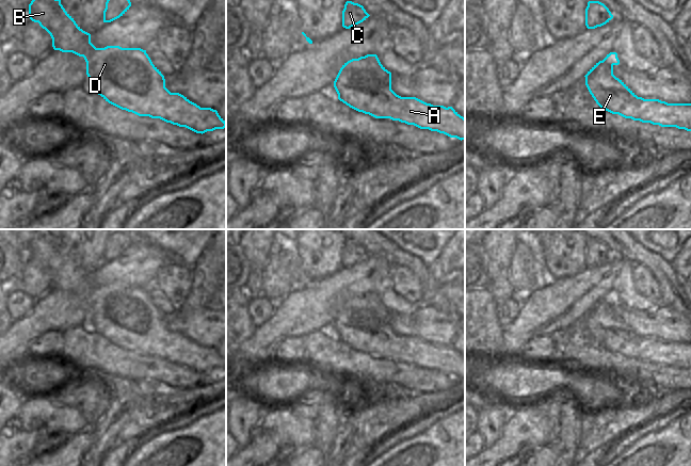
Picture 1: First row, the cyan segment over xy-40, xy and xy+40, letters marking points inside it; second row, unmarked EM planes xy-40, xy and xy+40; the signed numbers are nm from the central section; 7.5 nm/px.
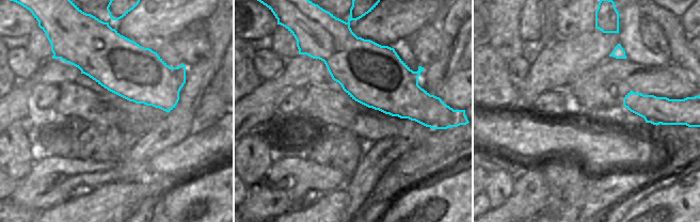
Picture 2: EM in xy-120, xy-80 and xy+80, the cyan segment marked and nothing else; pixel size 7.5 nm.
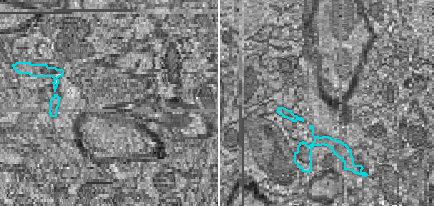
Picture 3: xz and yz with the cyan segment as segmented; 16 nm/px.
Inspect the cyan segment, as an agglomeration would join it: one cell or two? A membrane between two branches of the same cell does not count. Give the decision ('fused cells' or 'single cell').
fused cells

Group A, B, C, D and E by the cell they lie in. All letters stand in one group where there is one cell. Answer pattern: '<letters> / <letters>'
A B D E / C

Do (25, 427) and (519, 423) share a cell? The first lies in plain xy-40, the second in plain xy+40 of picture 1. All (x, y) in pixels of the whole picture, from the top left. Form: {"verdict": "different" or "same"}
{"verdict": "same"}

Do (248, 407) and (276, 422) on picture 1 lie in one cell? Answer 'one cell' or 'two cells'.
two cells

